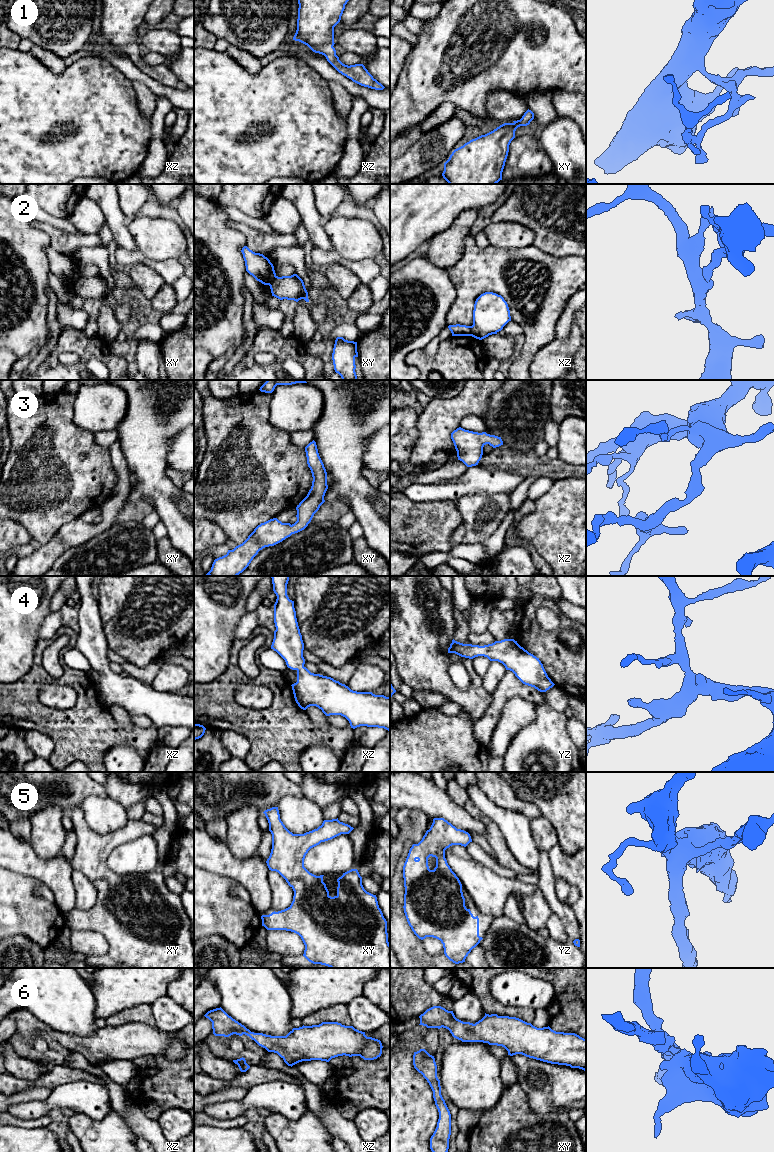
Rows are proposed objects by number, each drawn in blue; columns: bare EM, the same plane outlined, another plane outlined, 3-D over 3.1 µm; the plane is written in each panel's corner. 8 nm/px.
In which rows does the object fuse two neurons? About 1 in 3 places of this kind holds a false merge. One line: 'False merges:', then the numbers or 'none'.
False merges: 2

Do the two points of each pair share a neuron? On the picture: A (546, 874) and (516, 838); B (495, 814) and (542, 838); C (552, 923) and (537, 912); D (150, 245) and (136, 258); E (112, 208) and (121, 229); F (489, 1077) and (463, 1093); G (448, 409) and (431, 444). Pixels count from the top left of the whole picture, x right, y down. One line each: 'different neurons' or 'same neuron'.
A: different neurons
B: different neurons
C: different neurons
D: different neurons
E: same neuron
F: same neuron
G: same neuron

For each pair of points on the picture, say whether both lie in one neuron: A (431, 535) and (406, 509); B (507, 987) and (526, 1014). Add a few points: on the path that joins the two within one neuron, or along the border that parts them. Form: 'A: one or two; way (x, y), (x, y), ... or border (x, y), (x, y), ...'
A: one; way (425, 529), (411, 515)
B: two; border (498, 1001), (506, 1005), (527, 1006), (534, 1010)

